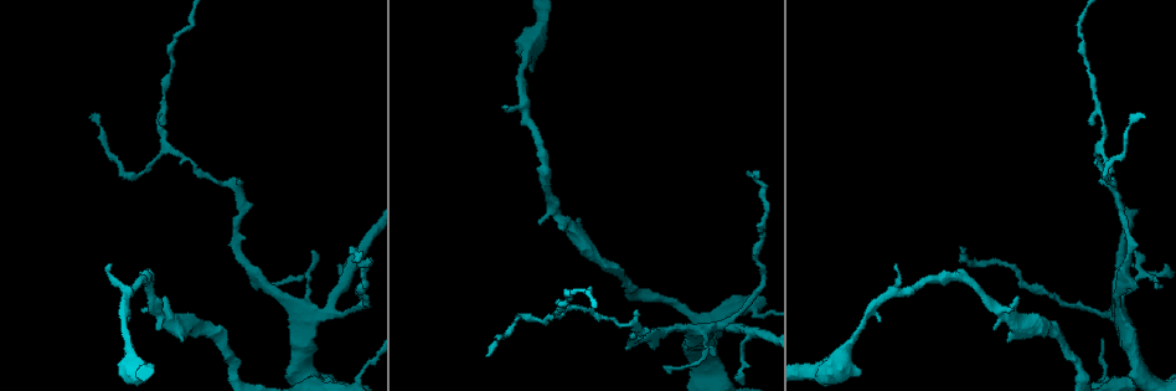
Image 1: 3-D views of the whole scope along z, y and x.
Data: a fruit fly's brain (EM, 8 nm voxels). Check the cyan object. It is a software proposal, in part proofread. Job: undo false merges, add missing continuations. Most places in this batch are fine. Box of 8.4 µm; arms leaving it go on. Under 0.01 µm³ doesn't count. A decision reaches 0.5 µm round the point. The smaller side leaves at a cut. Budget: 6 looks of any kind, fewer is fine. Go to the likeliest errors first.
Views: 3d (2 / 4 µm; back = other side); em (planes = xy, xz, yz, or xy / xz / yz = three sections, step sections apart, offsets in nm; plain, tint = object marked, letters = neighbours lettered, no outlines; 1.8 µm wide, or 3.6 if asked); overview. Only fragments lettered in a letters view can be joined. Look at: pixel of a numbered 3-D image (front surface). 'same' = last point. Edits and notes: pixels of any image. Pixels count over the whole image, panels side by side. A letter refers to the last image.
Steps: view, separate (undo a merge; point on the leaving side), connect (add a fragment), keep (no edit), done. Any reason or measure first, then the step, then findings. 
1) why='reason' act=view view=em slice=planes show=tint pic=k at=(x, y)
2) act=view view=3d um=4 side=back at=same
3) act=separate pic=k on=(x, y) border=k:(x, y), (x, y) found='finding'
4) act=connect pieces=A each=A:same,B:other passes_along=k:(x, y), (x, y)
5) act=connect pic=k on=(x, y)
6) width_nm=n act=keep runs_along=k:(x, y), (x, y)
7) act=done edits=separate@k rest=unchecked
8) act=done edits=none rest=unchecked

why='arms part here' act=view view=3d um=4 pic=1 at=(698, 336)

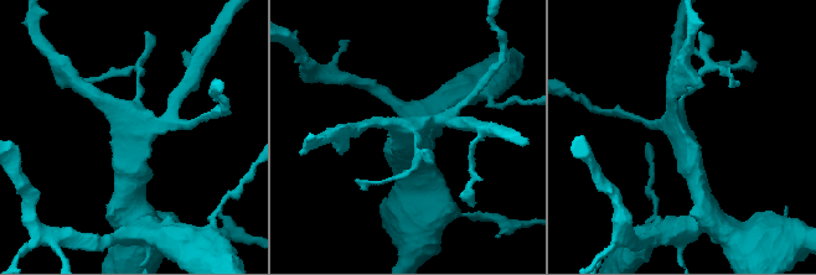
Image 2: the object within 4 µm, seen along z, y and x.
act=view view=em slice=planes show=letters pic=2 at=(688, 144)

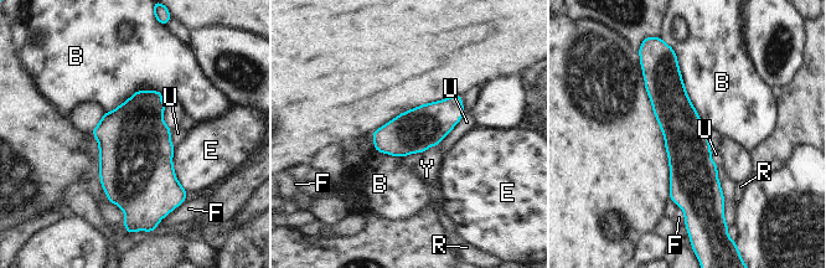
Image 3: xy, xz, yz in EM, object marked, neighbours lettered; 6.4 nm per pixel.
act=keep each=B:other,E:other,F:other,R:other,U:other,Y:other runs_along=3:(674, 61), (693, 209) found='continuous, no second cell'

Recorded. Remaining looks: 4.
why='branch stops here' act=view view=em slice=yz step=8 show=tint pic=1 at=(961, 247)

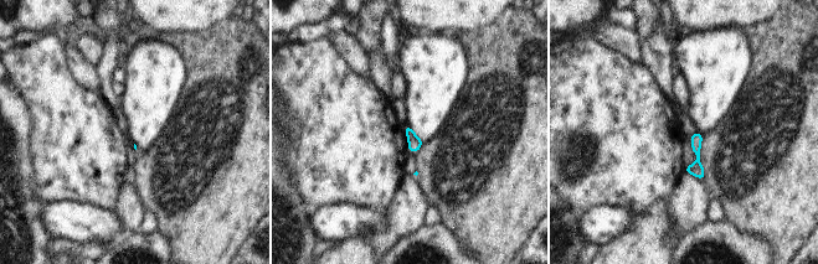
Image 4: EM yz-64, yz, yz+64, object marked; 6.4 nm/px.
why='see the neighbours' act=view view=em slice=yz step=8 show=letters at=same

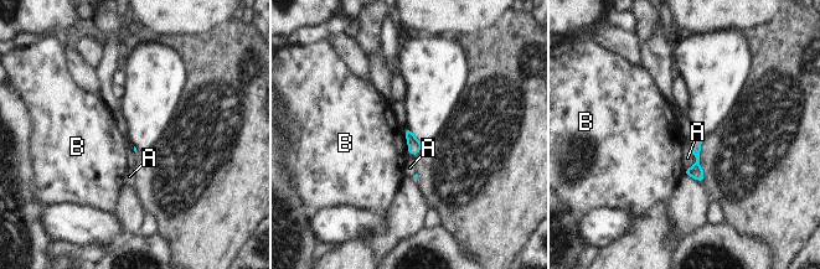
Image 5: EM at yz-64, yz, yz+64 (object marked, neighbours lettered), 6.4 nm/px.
act=keep each=A:other,B:other found='no lettered fragment goes on from it'

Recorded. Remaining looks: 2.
why='branch stops here' act=view view=3d um=4 pic=1 at=(506, 108)

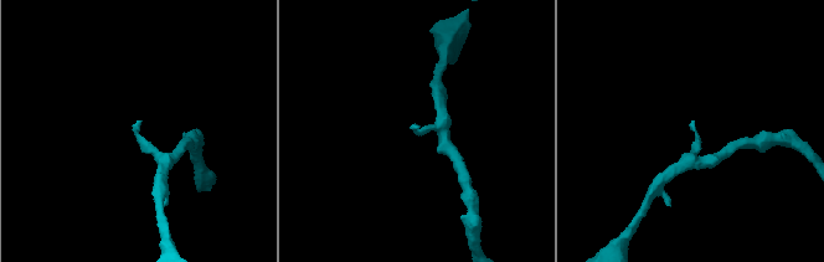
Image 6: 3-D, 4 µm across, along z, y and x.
why='need the tissue' act=view view=em um=3.6 slice=planes show=letters pic=6 at=(417, 128)

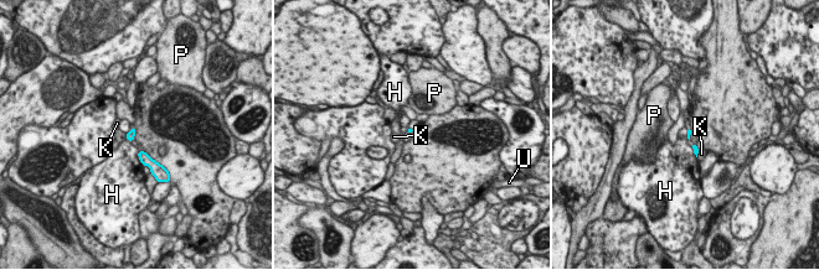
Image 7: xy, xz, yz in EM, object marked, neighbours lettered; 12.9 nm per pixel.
longest_contact=H:220nm act=keep each=H:other,K:other,P:other,U:other border=7:(139, 150), (138, 159), (143, 166) found='no lettered fragment goes on from it'

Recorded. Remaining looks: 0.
act=done edits=none rest=unchecked

